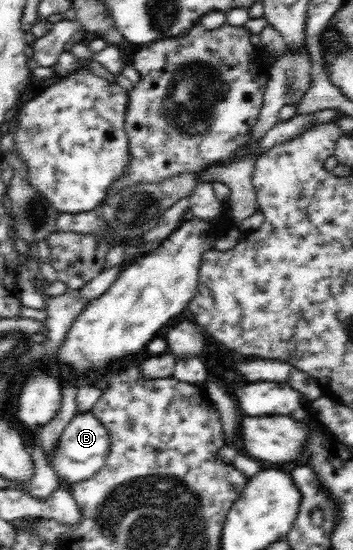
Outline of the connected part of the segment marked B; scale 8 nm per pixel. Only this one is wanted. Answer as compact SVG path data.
M89 412L78 413L65 427L61 437L50 451L50 465L54 474L65 483L79 483L91 479L106 462L110 452L110 435L108 429Z

